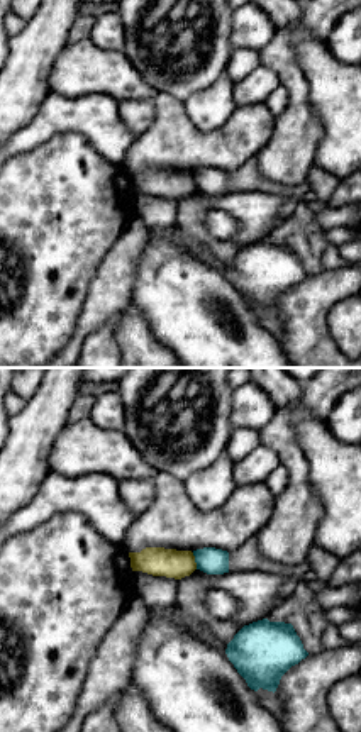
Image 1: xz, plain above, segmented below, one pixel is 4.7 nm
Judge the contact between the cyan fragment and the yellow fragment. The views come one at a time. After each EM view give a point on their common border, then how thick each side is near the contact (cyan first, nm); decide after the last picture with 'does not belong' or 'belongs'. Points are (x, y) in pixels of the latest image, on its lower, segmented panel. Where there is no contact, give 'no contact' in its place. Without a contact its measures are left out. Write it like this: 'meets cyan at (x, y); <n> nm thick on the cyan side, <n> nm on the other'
meets cyan at (195, 561); 130 nm thick on the cyan side, 140 nm on the other

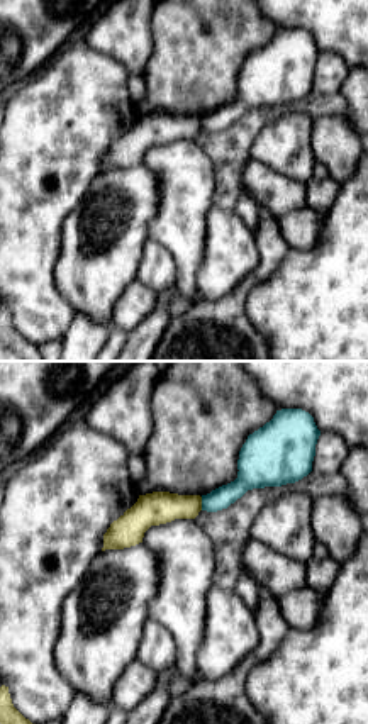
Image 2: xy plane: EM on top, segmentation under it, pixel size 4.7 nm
meets cyan at (202, 504); 110 nm thick on the cyan side, 160 nm on the other

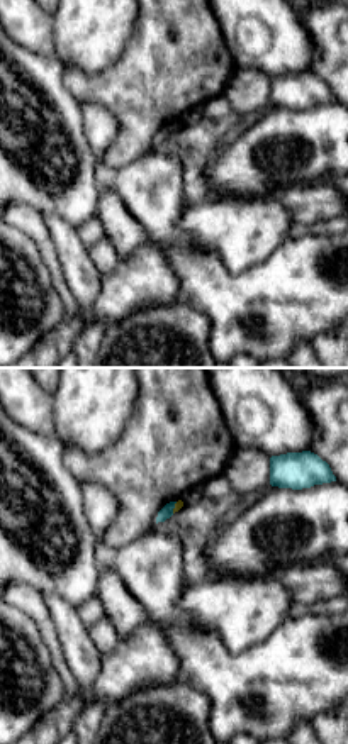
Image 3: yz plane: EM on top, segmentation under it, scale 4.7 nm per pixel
meets cyan at (174, 507); 60 nm thick on the cyan side, 40 nm on the other

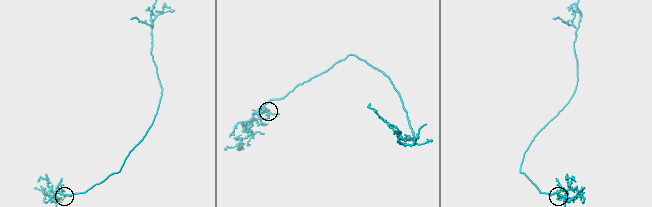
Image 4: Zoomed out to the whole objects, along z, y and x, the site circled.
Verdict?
does not belong

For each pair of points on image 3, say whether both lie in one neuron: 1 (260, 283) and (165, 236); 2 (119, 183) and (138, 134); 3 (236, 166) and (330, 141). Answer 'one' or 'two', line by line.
1: one
2: two
3: one

